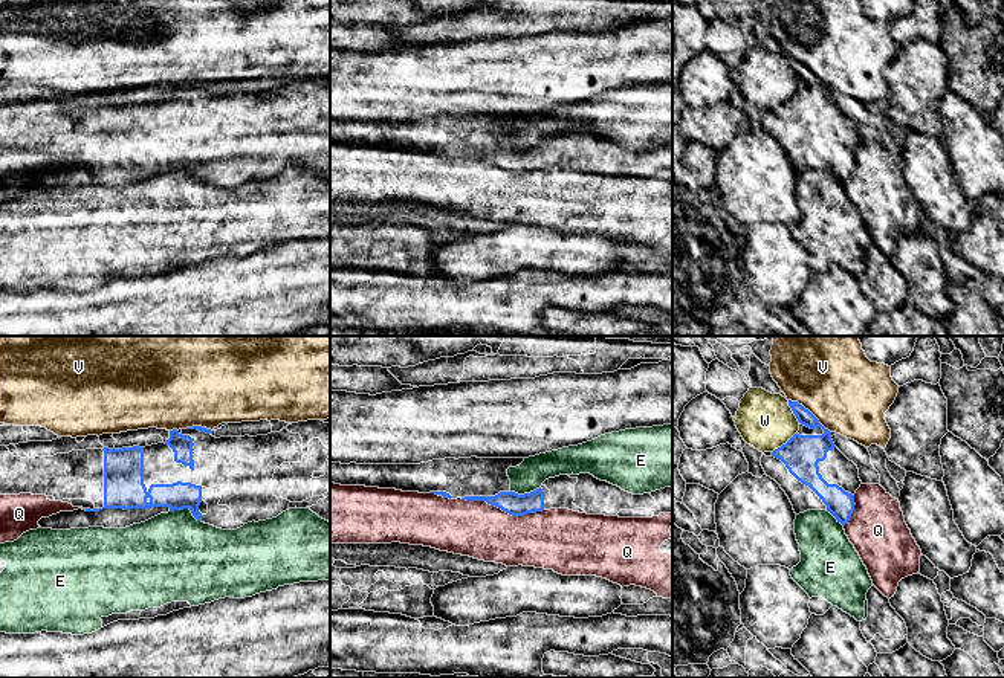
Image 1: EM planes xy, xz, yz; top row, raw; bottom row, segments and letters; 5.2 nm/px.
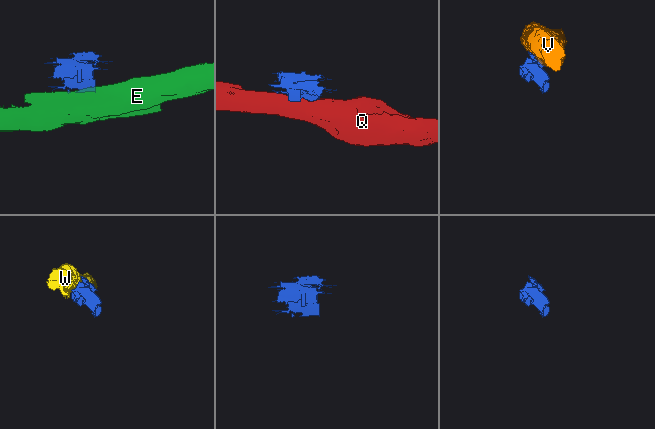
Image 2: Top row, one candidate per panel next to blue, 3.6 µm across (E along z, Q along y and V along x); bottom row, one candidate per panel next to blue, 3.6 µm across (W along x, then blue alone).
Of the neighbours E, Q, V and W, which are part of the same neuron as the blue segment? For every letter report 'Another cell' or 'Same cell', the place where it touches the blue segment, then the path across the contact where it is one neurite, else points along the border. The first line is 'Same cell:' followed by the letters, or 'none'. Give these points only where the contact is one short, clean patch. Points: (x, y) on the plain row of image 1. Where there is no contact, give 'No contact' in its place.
Same cell: none
E: Another cell. Touches blue at xy (187, 165). Boundary: xy (170, 168), (188, 167), (200, 179)
Q: Another cell. Touches blue at xz (502, 167)
V: Another cell. Touches blue at yz (810, 71)
W: Another cell. Touches blue at yz (786, 101)

